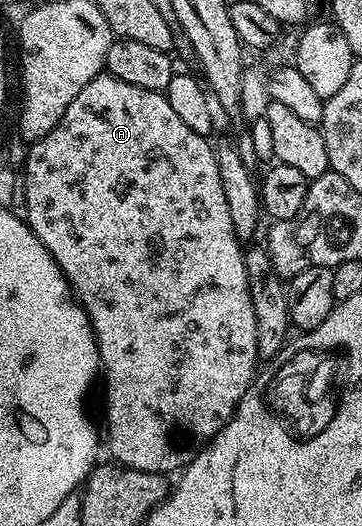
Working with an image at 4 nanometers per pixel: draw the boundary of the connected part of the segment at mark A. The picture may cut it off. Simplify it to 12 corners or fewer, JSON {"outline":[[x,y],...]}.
{"outline":[[82,87],[23,212],[92,320],[106,453],[169,475],[258,373],[213,142]]}

